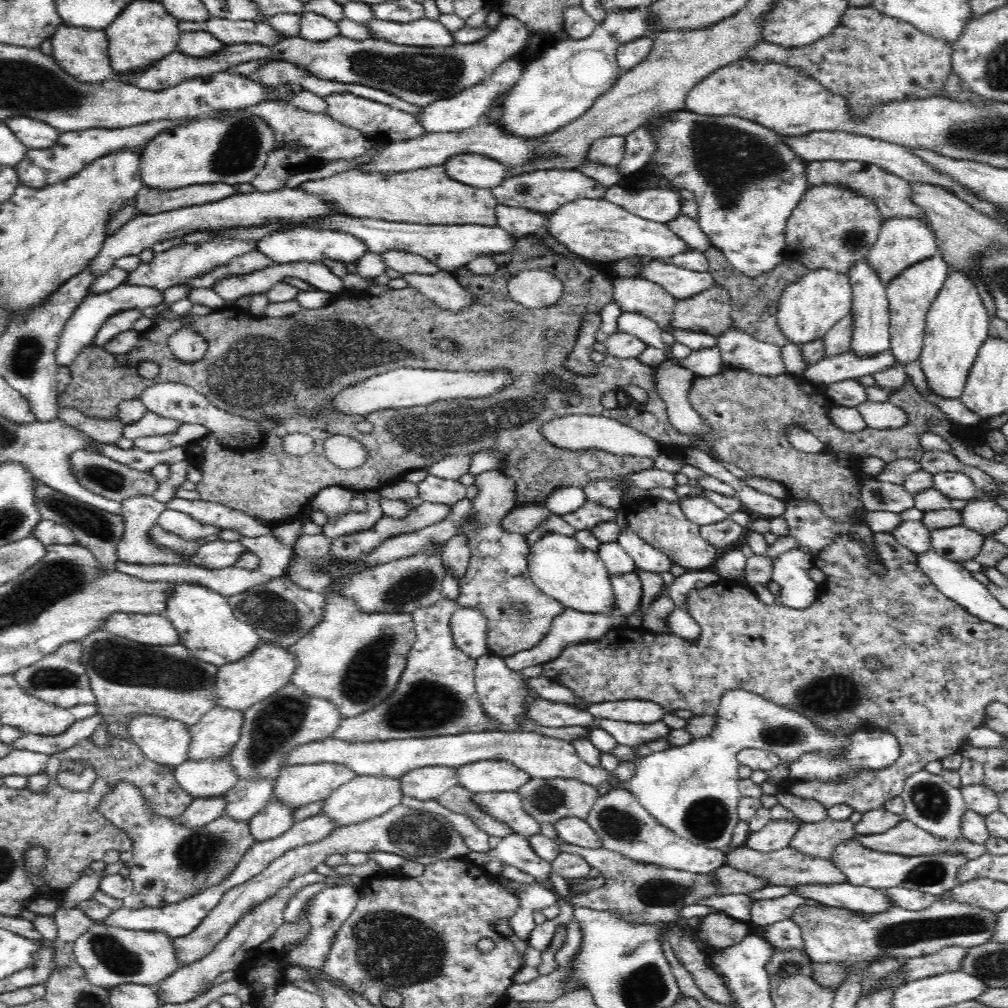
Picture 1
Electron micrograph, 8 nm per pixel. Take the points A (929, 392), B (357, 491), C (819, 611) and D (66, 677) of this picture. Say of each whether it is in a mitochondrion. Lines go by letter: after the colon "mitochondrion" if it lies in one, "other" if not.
A: other
B: other
C: other
D: mitochondrion

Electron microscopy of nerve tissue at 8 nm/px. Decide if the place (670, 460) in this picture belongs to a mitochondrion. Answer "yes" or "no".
no

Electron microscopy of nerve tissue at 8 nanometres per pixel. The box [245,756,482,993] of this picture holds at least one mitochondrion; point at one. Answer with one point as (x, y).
(394, 948)

